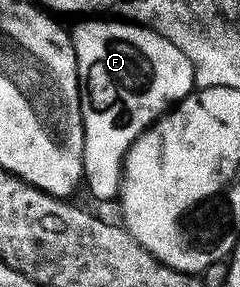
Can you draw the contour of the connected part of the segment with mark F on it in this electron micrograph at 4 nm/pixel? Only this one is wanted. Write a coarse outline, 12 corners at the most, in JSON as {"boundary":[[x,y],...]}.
{"boundary":[[136,21],[73,35],[83,183],[116,200],[125,155],[194,90],[193,63]]}

